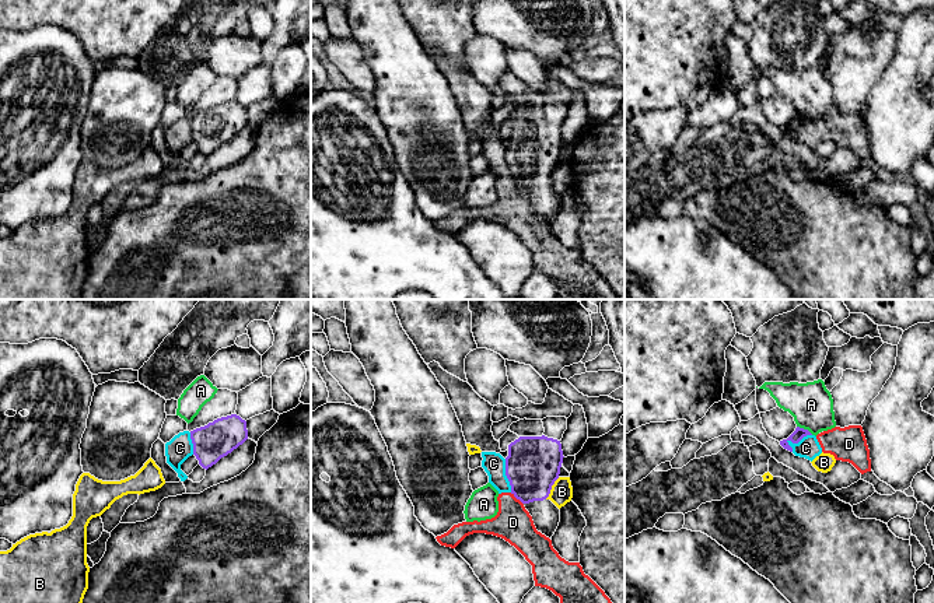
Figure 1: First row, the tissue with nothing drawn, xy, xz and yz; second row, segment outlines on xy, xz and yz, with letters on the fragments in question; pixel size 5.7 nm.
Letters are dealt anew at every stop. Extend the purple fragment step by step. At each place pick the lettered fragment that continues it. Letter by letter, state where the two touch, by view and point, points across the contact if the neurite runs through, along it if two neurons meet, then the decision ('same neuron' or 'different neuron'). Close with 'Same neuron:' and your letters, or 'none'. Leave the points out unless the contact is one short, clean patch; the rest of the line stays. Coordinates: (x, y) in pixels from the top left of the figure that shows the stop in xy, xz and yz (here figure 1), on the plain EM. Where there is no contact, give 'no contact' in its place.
A: contact yz (805, 116); border yz (797, 112), (812, 121); different neuron
B: contact xz (551, 175); border xz (559, 164), (545, 185); different neuron
C: contact yz (798, 128); border yz (811, 121), (807, 121), (797, 129), (786, 128); different neuron
D: contact xz (517, 185); border xz (510, 179), (523, 190); different neuron
Same neuron: none

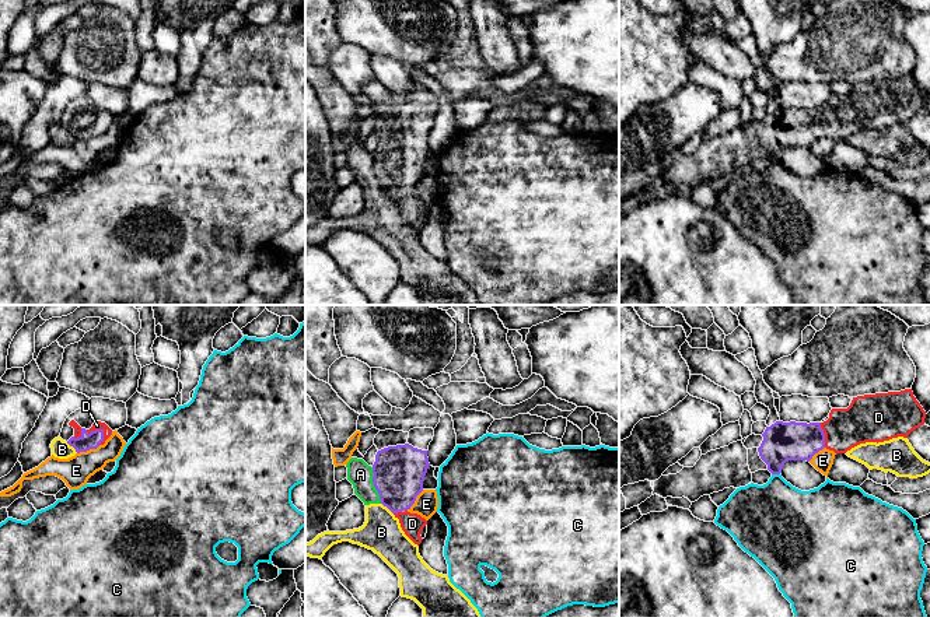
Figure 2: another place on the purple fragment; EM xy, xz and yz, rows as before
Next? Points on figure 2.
A: contact xz (374, 172); border xz (371, 154), (373, 172), (381, 189); different neuron
B: contact xy (72, 132); border xy (66, 129), (77, 139); different neuron
C: contact yz (776, 160); border yz (772, 160), (779, 161); different neuron
D: contact xy (98, 116); way xy (87, 128), (98, 116), (97, 112); same neuron
E: contact xy (88, 136); border xy (100, 132), (77, 140); different neuron
Same neuron: D

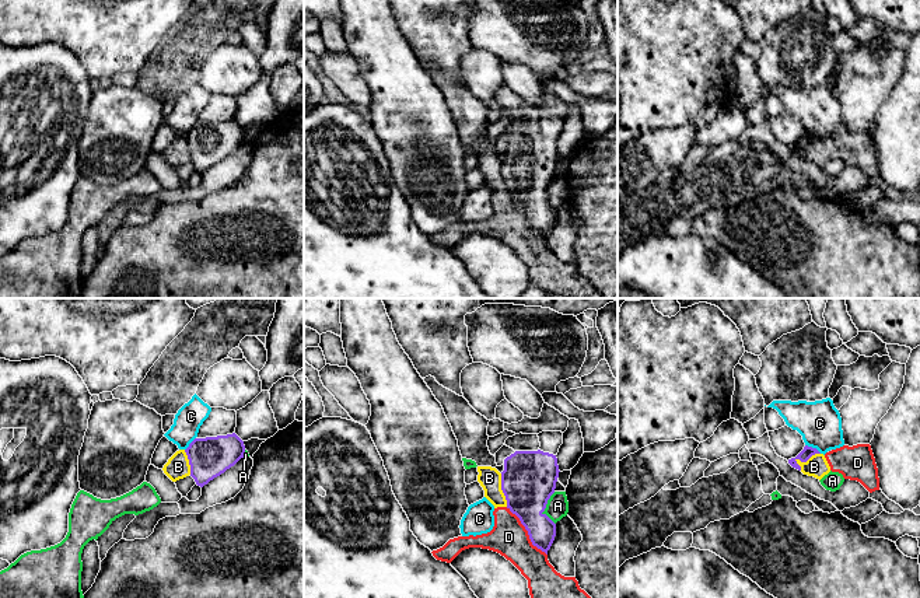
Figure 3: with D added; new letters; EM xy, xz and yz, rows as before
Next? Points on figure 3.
A: contact xz (545, 193); border xz (555, 178), (544, 198), (555, 210); different neuron
B: contact yz (807, 146); border yz (819, 139), (815, 139), (805, 147), (794, 146); different neuron
C: contact yz (814, 135); border yz (805, 130), (821, 139); different neuron
D: contact xz (528, 219); different neuron
Same neuron: none

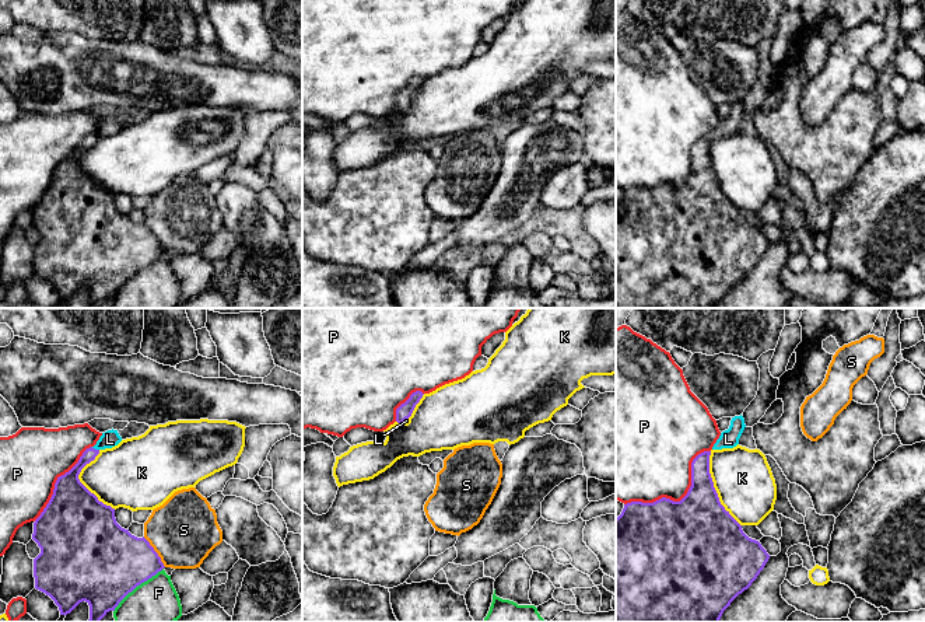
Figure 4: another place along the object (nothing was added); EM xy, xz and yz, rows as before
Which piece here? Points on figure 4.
F: contact xy (136, 272); different neuron
K: contact yz (714, 175); different neuron
L: contact xy (94, 135); way xy (69, 170), (73, 159), (94, 135), (109, 125); same neuron
P: contact yz (682, 185); different neuron
S: contact xy (156, 238); different neuron
Same neuron: L

